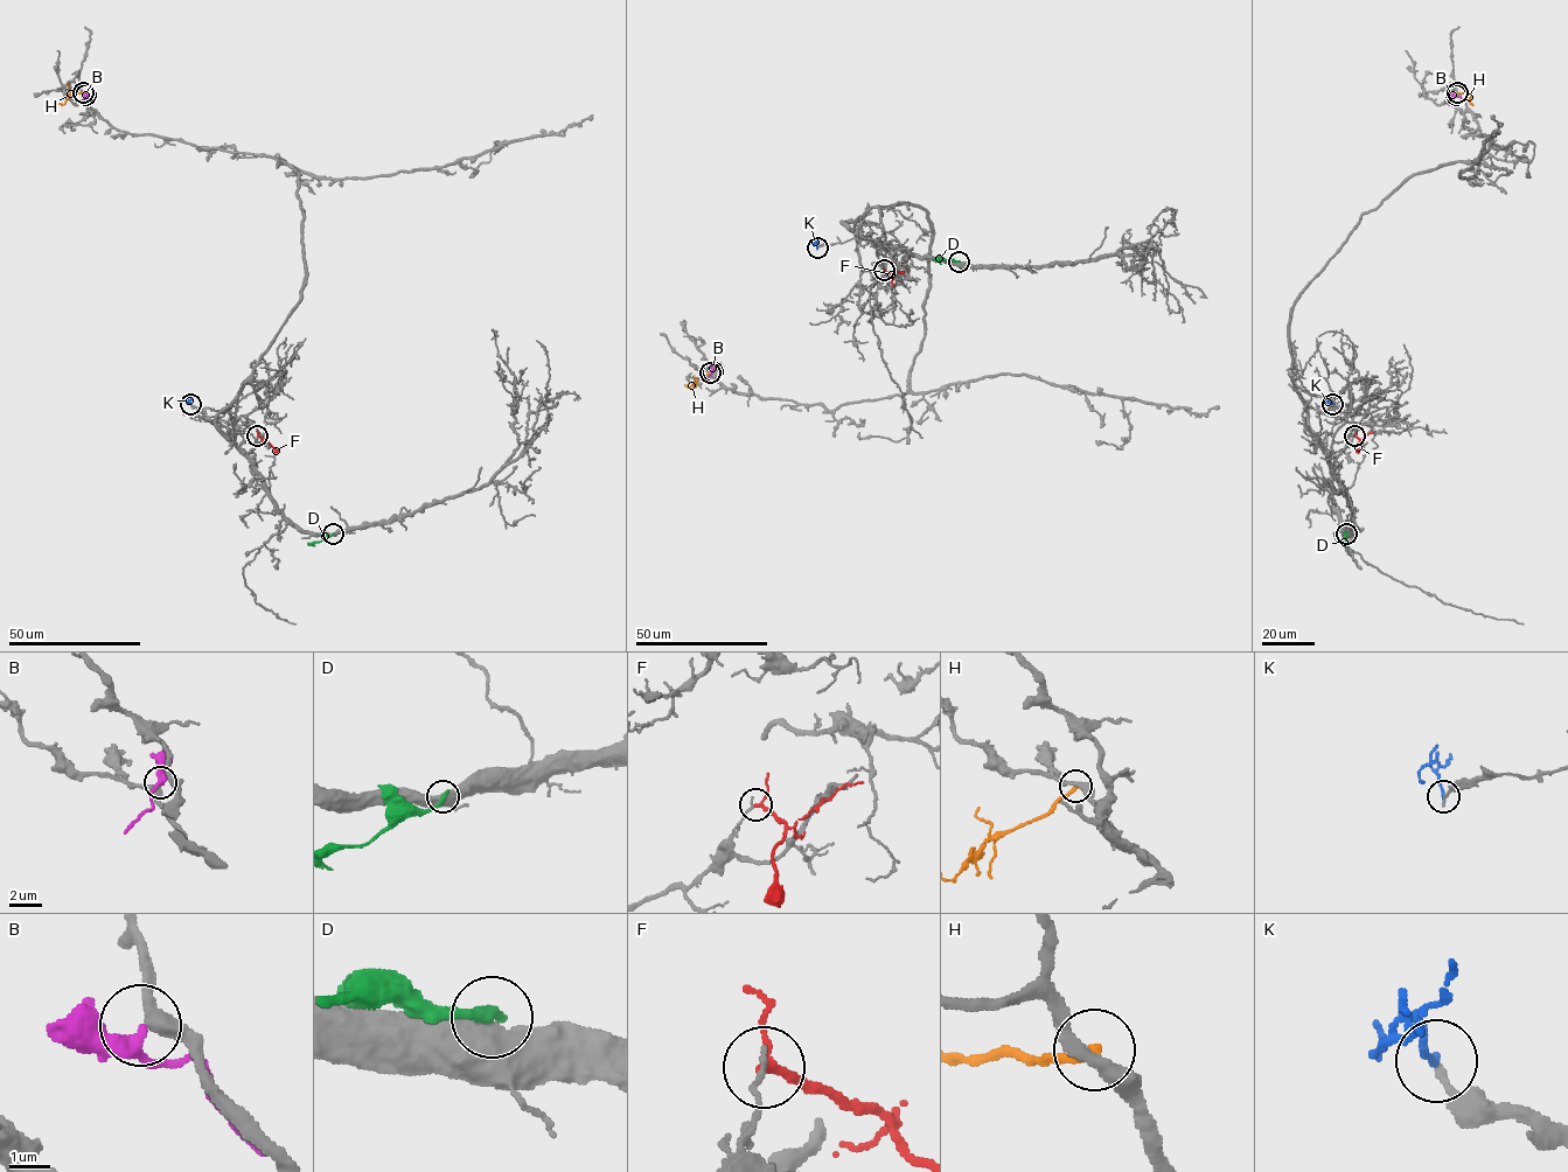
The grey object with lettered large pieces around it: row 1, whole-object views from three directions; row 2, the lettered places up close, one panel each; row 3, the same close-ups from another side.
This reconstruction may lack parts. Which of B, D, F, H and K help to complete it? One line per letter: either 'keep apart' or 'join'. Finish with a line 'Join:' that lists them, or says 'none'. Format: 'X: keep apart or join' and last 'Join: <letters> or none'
B: join
D: keep apart
F: keep apart
H: keep apart
K: keep apart
Join: B

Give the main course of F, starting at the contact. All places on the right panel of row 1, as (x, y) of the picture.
F: (1354, 437), (1359, 439), (1358, 453)

